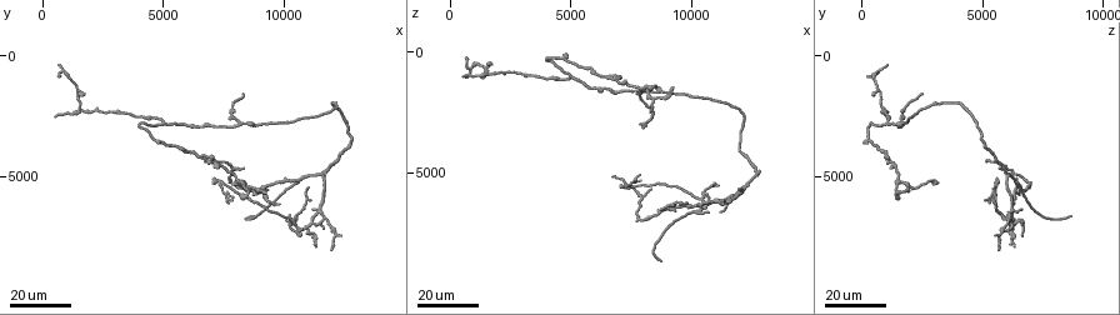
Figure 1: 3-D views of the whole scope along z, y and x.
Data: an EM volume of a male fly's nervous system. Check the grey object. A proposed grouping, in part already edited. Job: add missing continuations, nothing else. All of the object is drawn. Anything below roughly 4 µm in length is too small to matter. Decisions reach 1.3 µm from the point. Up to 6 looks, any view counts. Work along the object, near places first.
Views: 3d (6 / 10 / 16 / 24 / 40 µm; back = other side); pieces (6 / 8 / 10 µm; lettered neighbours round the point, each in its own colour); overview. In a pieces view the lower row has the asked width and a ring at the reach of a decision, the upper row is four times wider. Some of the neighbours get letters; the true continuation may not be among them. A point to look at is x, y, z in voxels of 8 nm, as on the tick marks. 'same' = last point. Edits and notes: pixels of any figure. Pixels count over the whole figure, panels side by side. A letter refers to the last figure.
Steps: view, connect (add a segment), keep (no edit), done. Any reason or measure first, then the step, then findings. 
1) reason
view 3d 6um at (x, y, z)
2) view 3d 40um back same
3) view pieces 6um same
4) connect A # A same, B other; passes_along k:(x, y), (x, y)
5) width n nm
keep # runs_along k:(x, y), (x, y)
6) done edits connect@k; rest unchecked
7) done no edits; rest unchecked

end of a long branch
view 3d 24um at (8700, 6700, 8600)

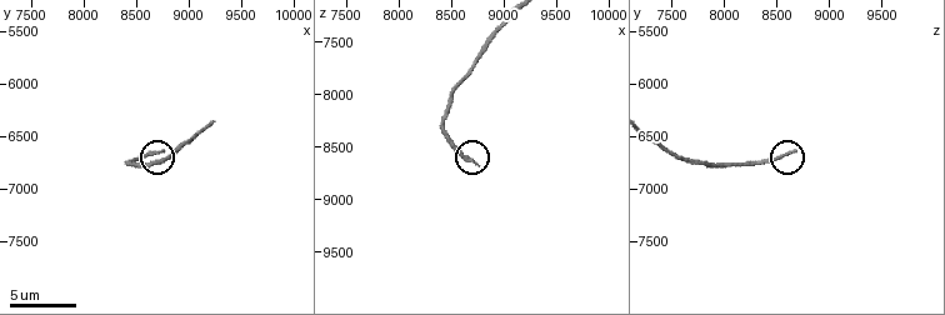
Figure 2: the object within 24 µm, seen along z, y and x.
view pieces 10um at (8760, 6620, 8660)

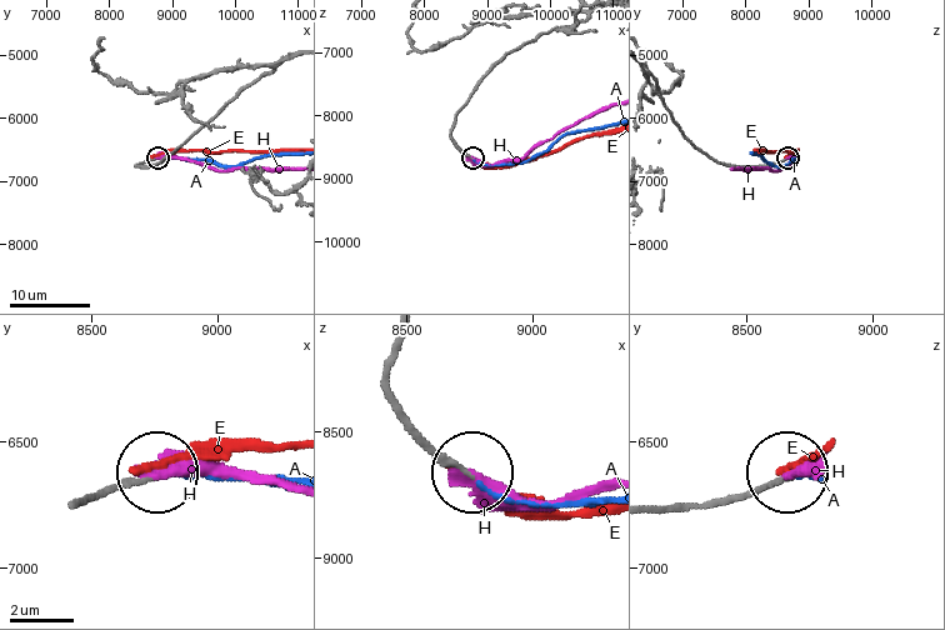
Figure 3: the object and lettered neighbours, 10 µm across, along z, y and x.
width 130 nm
connect A # A same, E other, H other; passes_along 3:(75, 509), (164, 476), (293, 476); the cell continues

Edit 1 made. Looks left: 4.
see it whole again
view overview

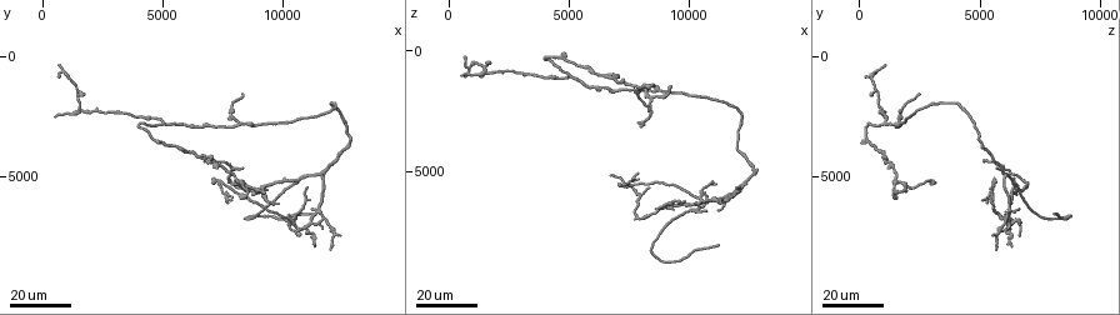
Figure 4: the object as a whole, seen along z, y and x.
view 3d 16um at (10800, 7400, 6800)

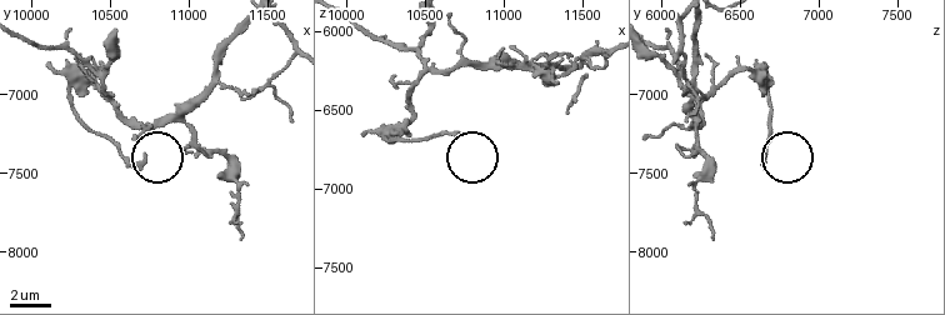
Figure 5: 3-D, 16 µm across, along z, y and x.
see the neighbours
view pieces 10um at (10740, 7400, 6640)

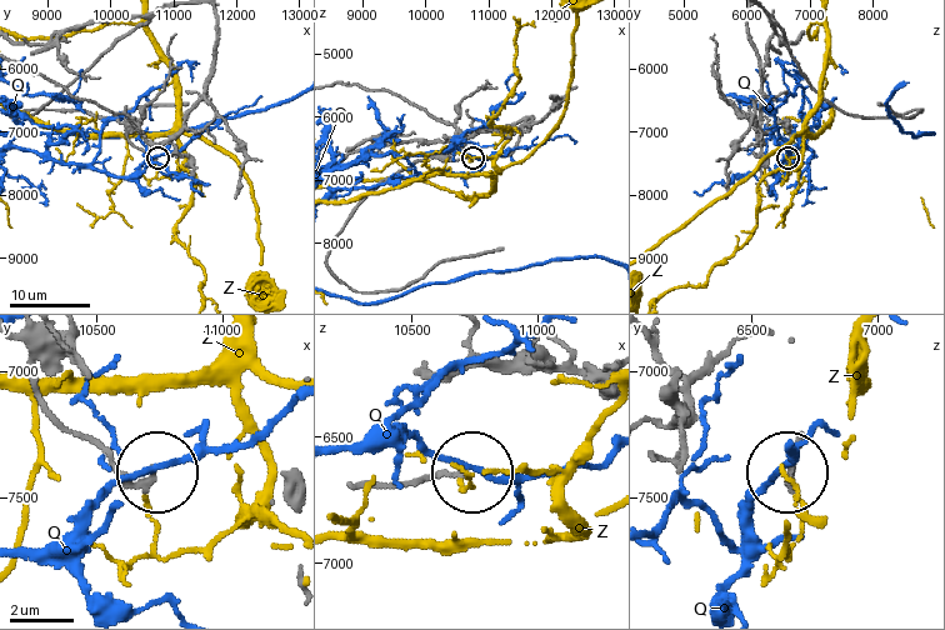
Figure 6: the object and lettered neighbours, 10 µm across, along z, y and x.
width 190 nm
keep # Q other, Z other; none of them fits

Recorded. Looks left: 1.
done edits connect@3; rest unchecked

